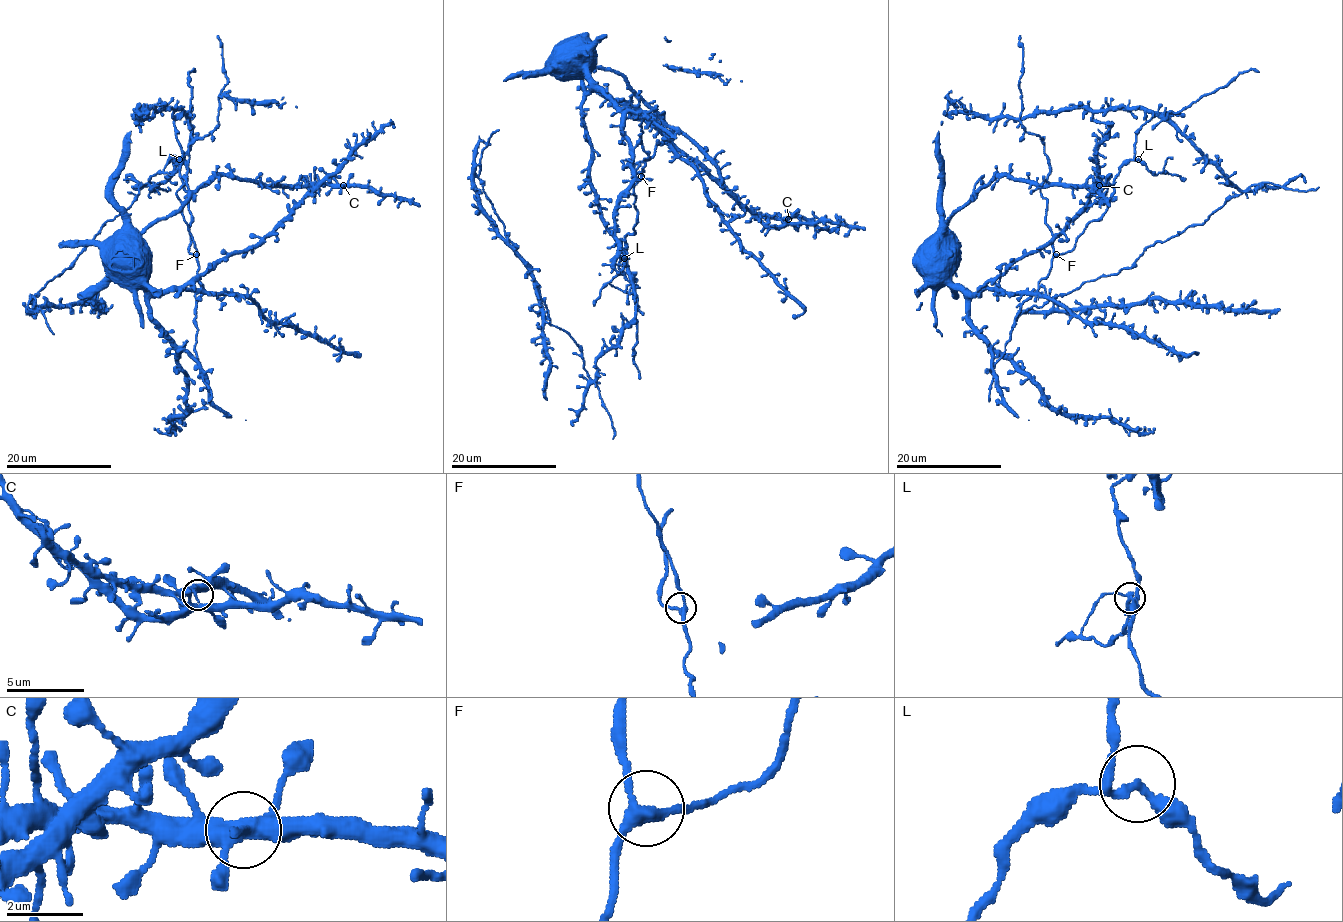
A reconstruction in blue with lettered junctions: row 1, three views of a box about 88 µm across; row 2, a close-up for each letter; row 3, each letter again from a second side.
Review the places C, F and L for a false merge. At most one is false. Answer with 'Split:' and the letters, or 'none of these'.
Split: L

